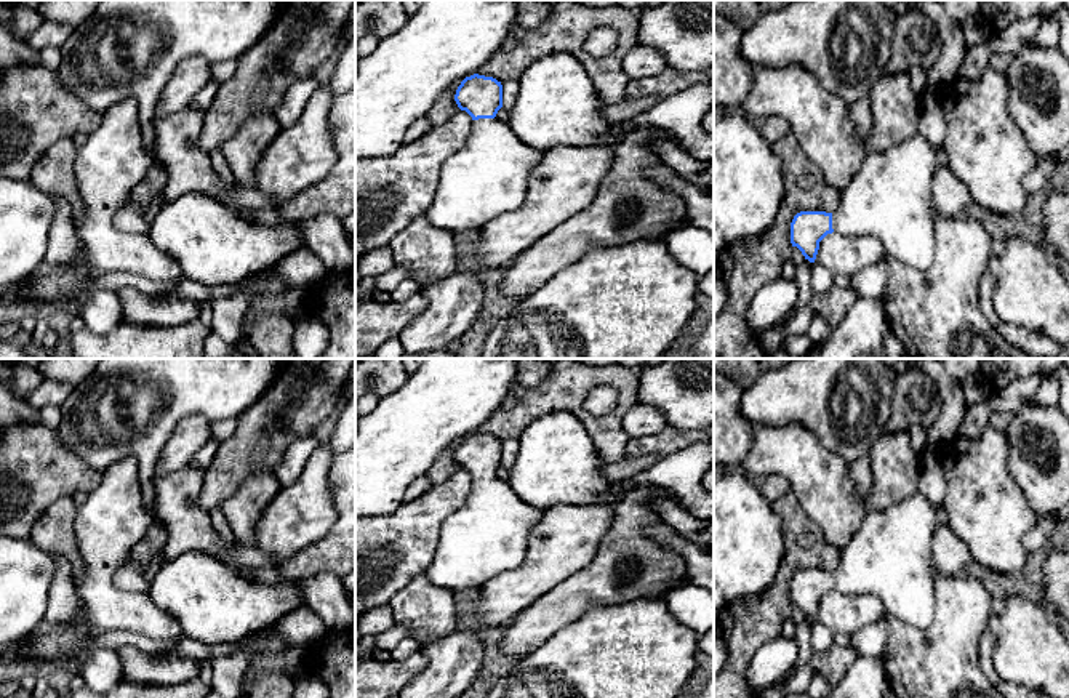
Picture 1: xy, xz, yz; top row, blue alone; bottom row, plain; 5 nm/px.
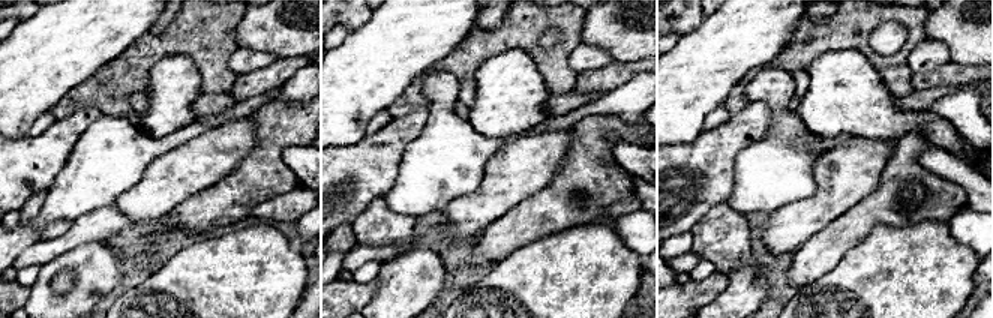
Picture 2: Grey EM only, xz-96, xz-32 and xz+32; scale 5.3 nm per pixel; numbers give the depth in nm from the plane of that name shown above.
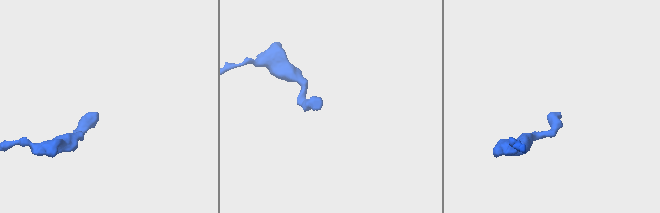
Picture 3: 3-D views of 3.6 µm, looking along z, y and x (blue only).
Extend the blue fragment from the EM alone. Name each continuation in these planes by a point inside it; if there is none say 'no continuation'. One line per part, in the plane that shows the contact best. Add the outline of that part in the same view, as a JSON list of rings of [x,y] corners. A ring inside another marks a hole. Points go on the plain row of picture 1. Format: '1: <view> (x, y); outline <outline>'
1: xz (487, 537); outline [[[496,475],[474,479],[464,506],[442,524],[438,548],[426,575],[446,591],[478,589],[523,564],[528,535],[543,514],[544,511],[520,501],[509,483]]]

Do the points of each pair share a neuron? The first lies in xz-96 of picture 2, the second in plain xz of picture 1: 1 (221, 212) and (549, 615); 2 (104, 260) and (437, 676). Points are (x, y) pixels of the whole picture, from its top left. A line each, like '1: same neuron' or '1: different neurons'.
1: same neuron
2: same neuron

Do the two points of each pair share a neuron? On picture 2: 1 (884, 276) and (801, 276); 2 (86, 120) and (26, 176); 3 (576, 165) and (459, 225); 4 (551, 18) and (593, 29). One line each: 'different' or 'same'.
1: different
2: same
3: different
4: different

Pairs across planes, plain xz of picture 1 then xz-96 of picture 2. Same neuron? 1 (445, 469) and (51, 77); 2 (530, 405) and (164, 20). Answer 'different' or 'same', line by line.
1: different
2: different

